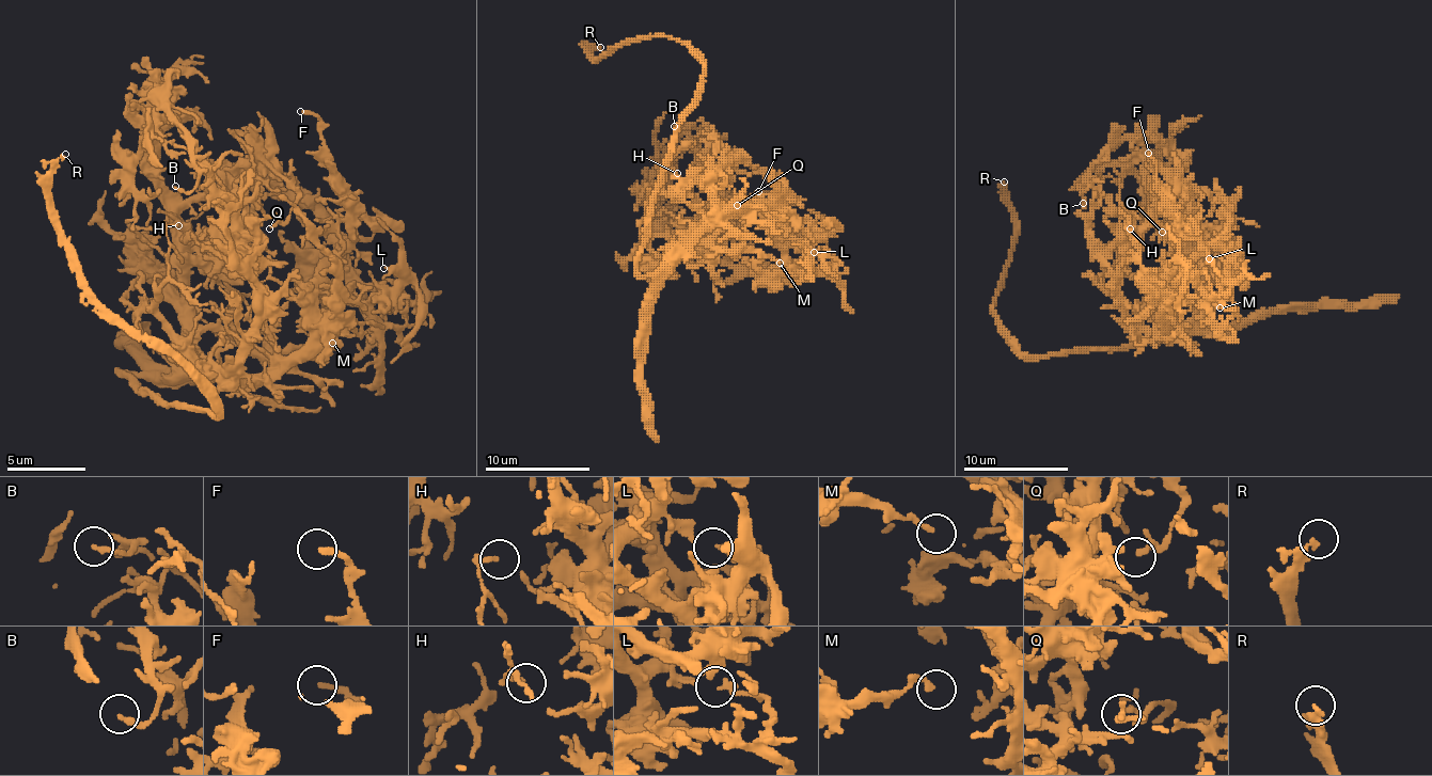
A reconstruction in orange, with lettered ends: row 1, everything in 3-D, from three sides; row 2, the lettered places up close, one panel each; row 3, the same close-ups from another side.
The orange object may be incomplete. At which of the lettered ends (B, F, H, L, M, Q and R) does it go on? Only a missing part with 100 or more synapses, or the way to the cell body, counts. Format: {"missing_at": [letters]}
{"missing_at": ["R"]}

